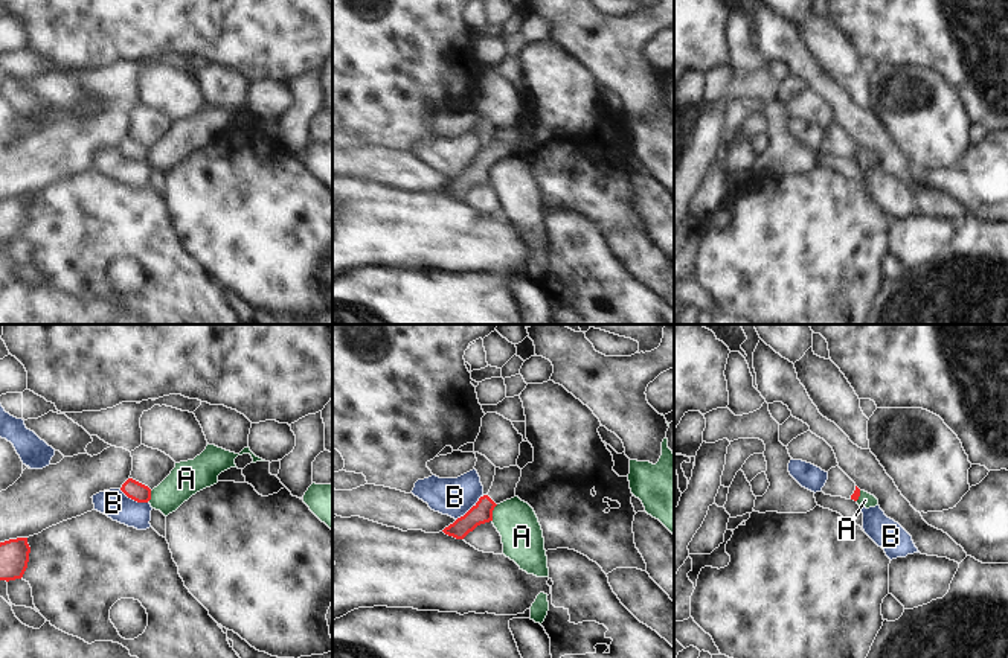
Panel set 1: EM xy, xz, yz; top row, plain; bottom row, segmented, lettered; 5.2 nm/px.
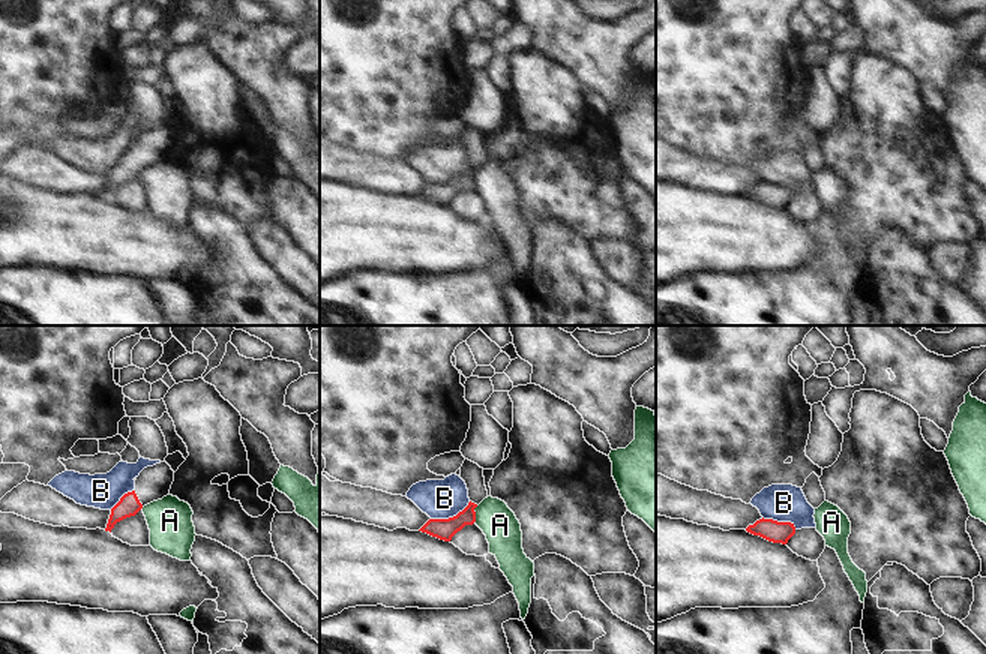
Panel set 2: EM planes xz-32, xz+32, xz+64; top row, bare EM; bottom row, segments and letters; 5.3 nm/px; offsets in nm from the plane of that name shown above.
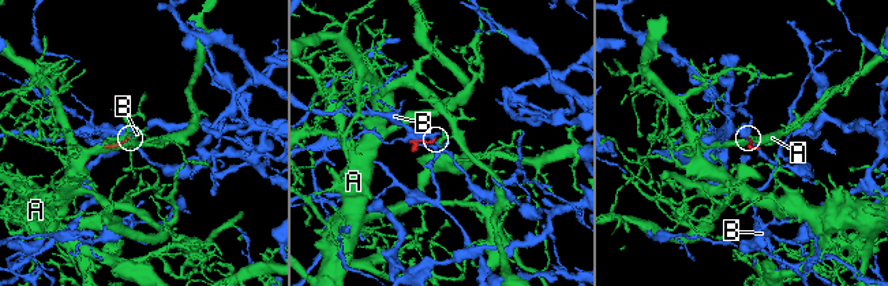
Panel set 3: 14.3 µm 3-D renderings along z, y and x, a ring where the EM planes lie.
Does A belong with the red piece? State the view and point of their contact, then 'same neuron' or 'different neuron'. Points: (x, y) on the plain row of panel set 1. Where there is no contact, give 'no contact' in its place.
xz (491, 171) | different neuron

